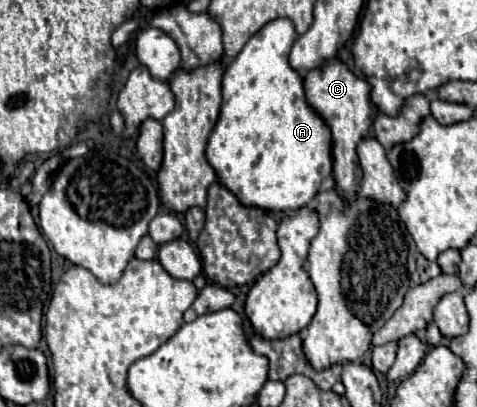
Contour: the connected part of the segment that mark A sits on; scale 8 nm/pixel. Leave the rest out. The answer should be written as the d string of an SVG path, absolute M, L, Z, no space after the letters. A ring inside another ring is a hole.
M289 18L267 22L235 56L223 74L223 104L219 120L207 142L207 160L215 168L219 180L245 206L259 206L273 212L287 212L305 206L317 192L321 182L331 174L331 130L323 118L307 104L303 78L289 64L289 52L297 38Z

